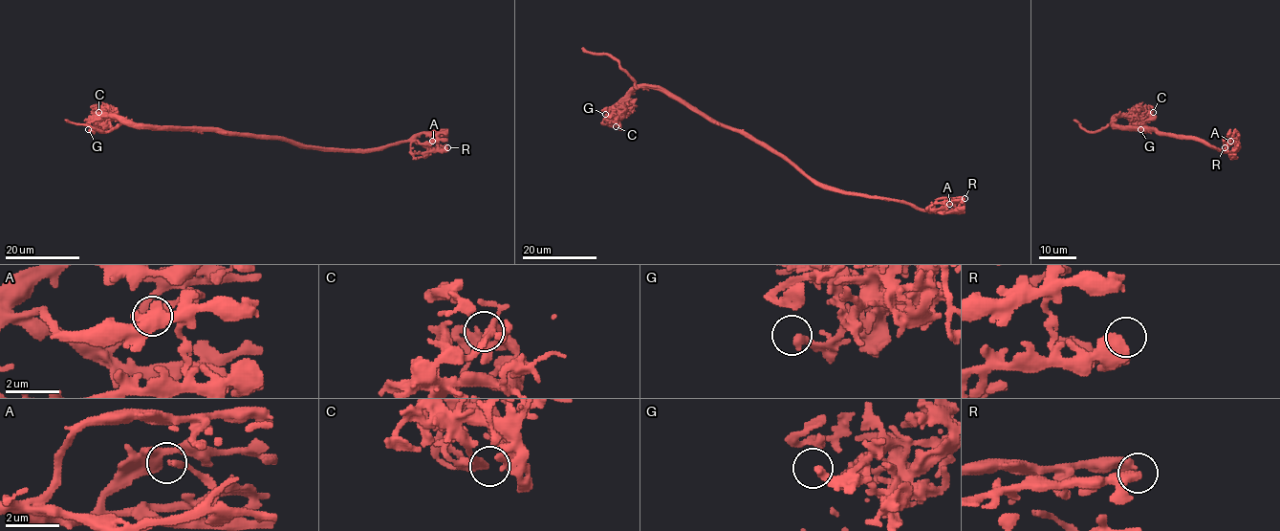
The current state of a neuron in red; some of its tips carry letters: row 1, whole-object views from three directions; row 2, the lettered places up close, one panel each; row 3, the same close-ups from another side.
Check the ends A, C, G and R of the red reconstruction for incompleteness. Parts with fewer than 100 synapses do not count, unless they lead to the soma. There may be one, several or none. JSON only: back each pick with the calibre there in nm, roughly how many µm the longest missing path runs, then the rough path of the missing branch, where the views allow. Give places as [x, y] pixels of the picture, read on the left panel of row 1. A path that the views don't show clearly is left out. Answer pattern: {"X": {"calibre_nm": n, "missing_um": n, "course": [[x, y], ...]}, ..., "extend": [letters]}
{"extend": []}

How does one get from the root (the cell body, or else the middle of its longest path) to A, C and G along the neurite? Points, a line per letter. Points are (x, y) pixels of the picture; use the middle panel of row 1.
A: (768, 150), (782, 153), (817, 182), (843, 191), (903, 200), (924, 210), (943, 213), (956, 209), (949, 204)
C: (768, 150), (739, 132), (708, 121), (664, 93), (649, 87), (634, 89), (614, 111), (610, 124), (616, 126)
G: (768, 150), (739, 132), (708, 121), (664, 93), (649, 87), (637, 87), (616, 110), (610, 115), (605, 114)

